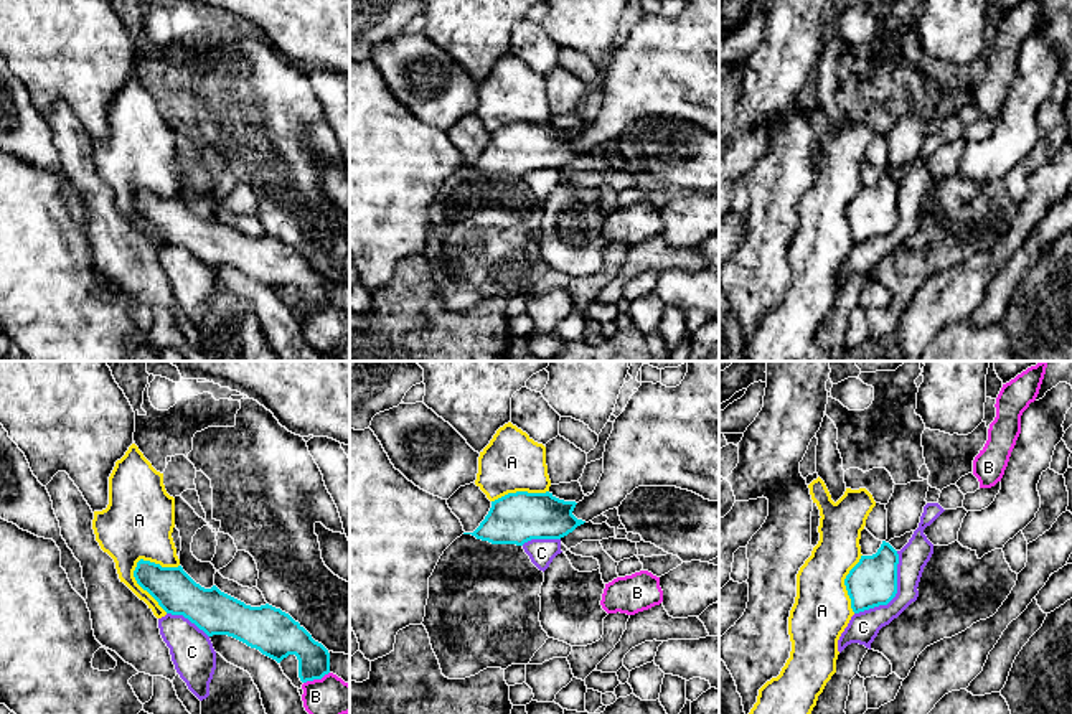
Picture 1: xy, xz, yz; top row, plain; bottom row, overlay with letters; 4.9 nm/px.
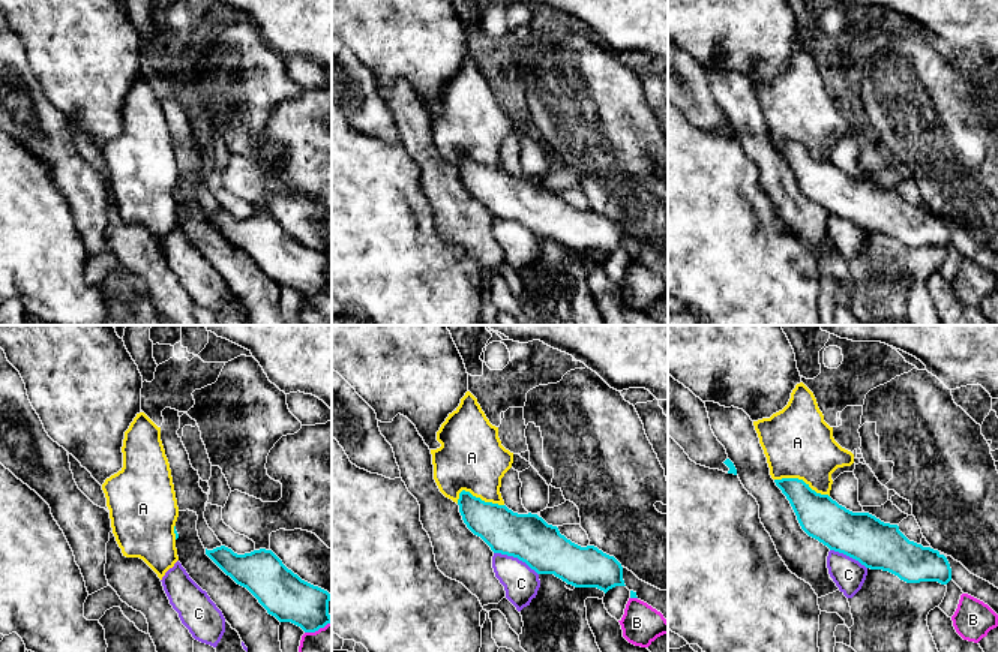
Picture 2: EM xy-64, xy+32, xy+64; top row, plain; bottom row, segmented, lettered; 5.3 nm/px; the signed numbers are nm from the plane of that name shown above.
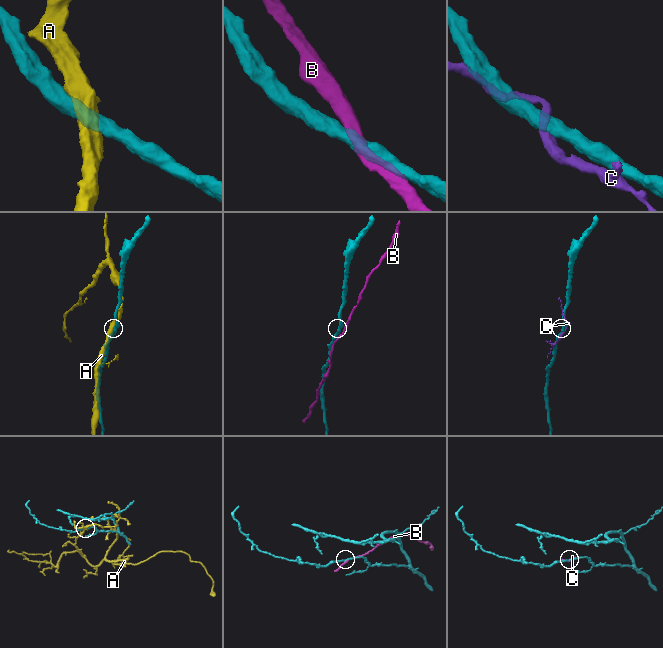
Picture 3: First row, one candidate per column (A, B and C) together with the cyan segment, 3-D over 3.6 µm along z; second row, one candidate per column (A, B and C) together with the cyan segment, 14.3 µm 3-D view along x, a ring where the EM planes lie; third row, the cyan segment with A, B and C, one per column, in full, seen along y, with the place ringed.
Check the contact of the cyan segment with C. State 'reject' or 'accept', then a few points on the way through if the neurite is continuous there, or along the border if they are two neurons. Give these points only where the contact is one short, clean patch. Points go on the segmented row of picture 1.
reject

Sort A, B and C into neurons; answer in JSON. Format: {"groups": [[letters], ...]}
{"groups": [["A"], ["B"], ["C"]]}

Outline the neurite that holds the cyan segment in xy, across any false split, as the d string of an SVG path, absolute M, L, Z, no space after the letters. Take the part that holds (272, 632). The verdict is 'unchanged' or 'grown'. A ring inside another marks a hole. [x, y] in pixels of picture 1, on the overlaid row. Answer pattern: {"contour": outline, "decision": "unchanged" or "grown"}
{"contour": "M140 559L134 577L167 613L183 615L208 636L233 636L277 663L295 655L302 683L330 673L328 650L280 608L246 605L216 585L205 589L181 566L162 567Z", "decision": "unchanged"}

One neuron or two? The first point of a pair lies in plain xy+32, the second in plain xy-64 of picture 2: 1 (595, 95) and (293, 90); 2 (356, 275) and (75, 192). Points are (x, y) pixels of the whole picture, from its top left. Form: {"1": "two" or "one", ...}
{"1": "one", "2": "two"}

